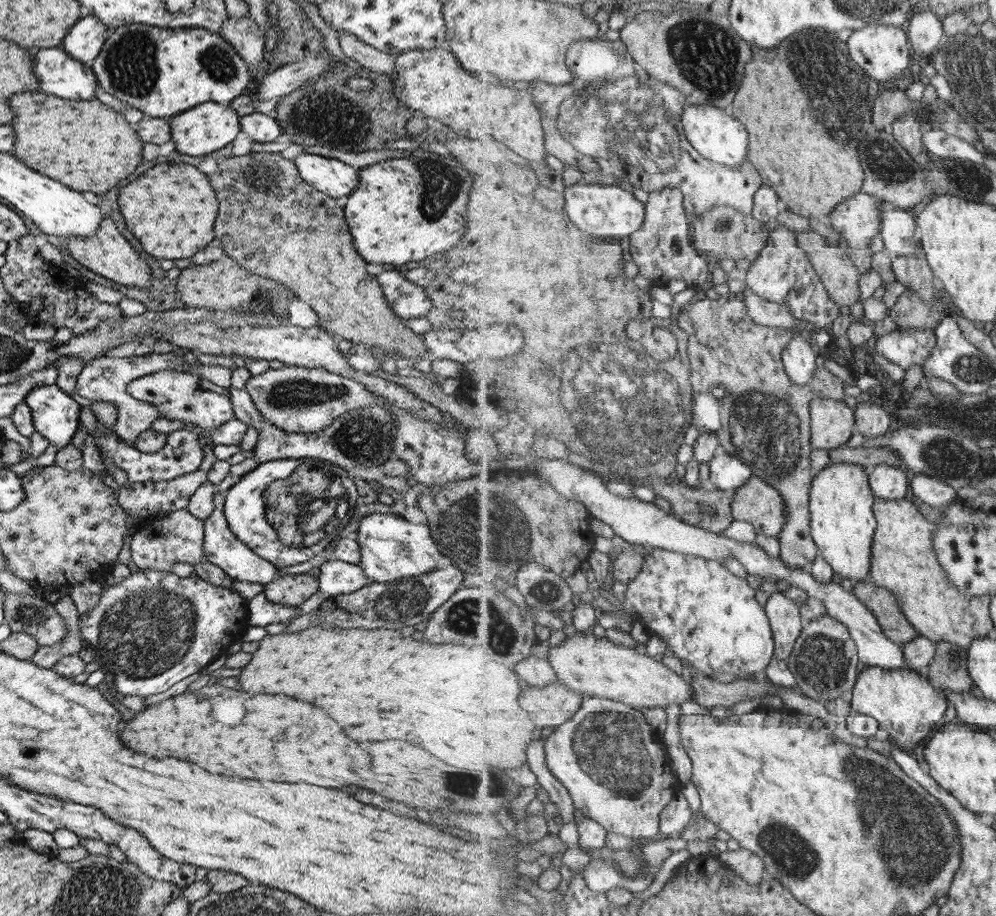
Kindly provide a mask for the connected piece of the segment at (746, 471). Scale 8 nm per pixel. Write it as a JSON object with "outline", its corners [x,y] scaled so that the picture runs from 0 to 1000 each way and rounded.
{"outline":[[[727,492],[719,496],[710,507],[713,512],[713,524],[724,535],[743,534],[758,519],[746,501]]]}

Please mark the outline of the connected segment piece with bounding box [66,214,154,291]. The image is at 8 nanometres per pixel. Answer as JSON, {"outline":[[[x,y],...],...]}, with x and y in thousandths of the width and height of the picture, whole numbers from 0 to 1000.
{"outline":[[[103,234],[94,258],[68,259],[66,272],[81,290],[85,290],[87,295],[91,295],[91,297],[99,299],[99,301],[103,301],[111,308],[123,310],[123,312],[134,312],[139,316],[146,314],[152,318],[155,316],[150,290],[126,264],[126,260],[117,253],[115,245],[105,234]]]}

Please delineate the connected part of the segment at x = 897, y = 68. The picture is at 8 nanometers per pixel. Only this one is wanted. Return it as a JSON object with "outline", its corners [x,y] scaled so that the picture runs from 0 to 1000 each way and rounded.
{"outline":[[[882,25],[867,28],[864,33],[856,34],[849,45],[853,52],[853,60],[857,67],[866,72],[879,87],[893,87],[903,85],[909,74],[913,74],[917,49],[913,46],[910,29]]]}

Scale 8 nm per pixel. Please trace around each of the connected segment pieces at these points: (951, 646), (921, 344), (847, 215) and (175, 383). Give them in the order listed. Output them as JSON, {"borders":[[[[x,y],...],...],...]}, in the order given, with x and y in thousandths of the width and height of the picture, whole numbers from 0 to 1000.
{"borders":[[[[943,700],[940,704],[941,714],[939,714],[938,722],[935,723],[931,731],[935,742],[941,742],[946,751],[971,757],[975,747],[978,746],[972,730],[972,709],[951,700]]],[[[901,359],[891,365],[883,364],[883,369],[876,379],[895,396],[912,404],[914,401],[927,400],[939,378],[941,378],[939,361]]],[[[862,211],[841,223],[829,241],[855,271],[871,270],[879,255],[886,252],[888,218],[876,212]]],[[[165,403],[132,415],[126,428],[136,437],[146,438],[157,445],[160,455],[180,459],[185,463],[193,463],[204,473],[212,473],[230,457],[234,457],[234,449],[228,432],[200,424],[198,410],[191,407]]]]}

